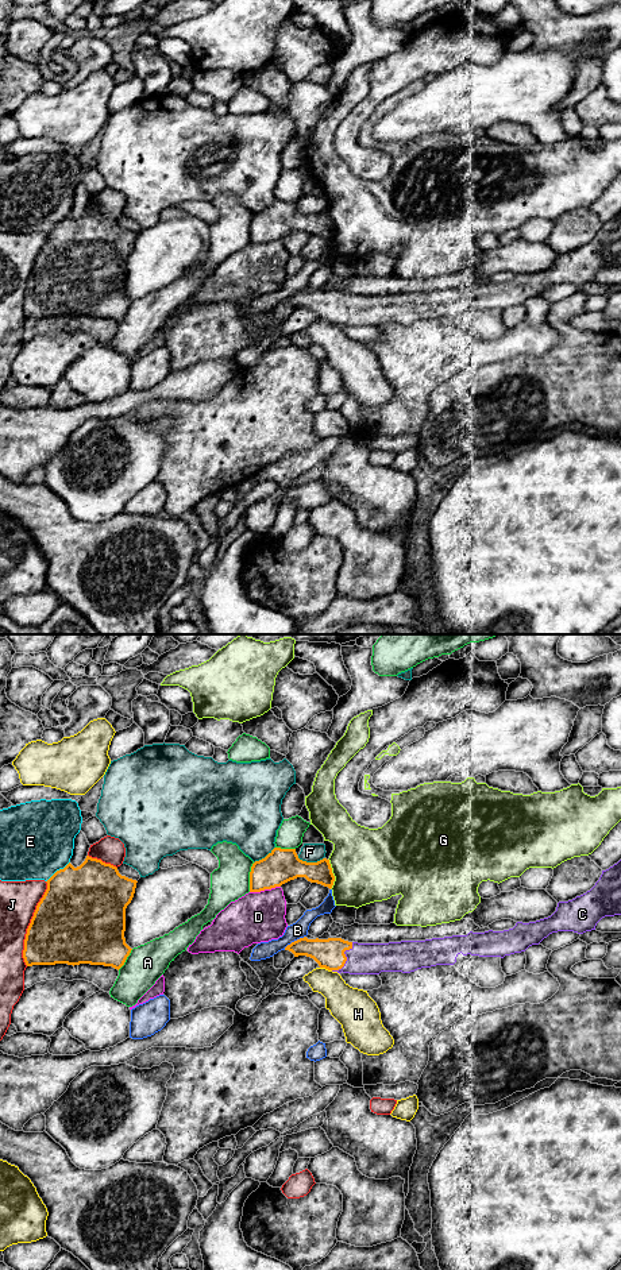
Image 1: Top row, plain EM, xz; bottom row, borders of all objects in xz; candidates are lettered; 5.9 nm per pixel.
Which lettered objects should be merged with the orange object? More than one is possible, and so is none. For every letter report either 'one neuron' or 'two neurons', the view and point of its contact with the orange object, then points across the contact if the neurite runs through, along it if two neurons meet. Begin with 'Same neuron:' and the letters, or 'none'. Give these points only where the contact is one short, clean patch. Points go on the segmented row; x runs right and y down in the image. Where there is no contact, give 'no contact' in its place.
Same neuron: C
A: two neurons | xz (250, 877)
B: two neurons | xz (294, 941)
C: one neuron | xz (346, 958) | across xz (328, 953), (346, 958), (363, 958)
D: two neurons | xz (265, 888)
E: two neurons | xz (57, 871)
F: two neurons | xz (311, 863)
G: two neurons | xz (332, 873)
H: two neurons | xz (326, 968)
J: two neurons | xz (30, 923)

